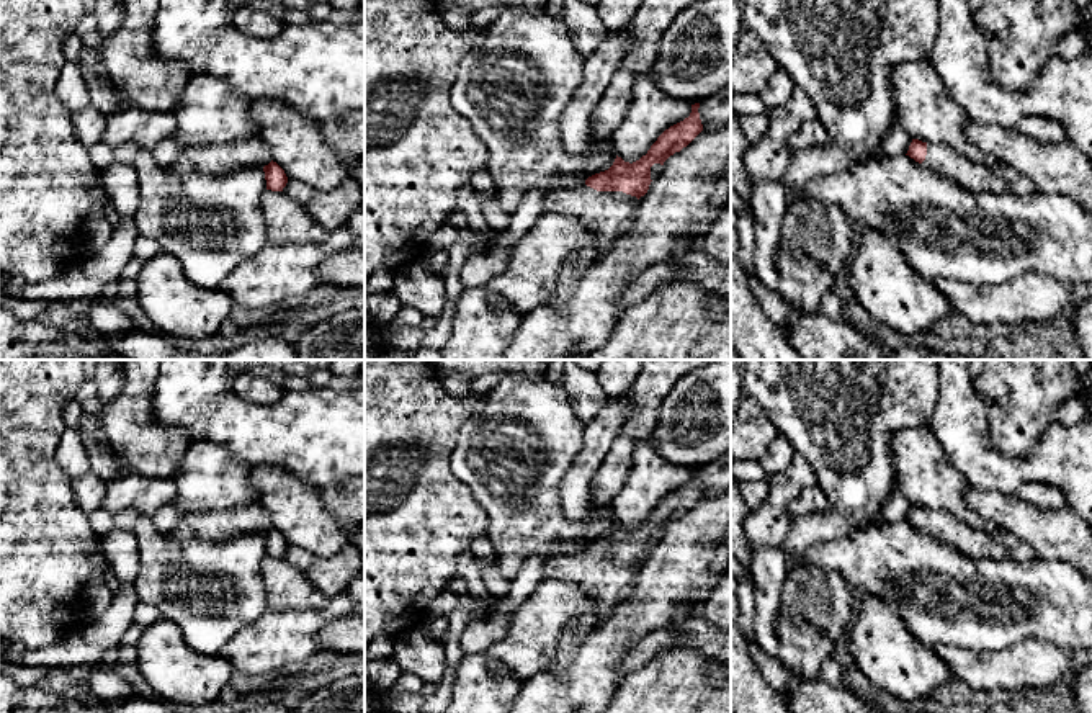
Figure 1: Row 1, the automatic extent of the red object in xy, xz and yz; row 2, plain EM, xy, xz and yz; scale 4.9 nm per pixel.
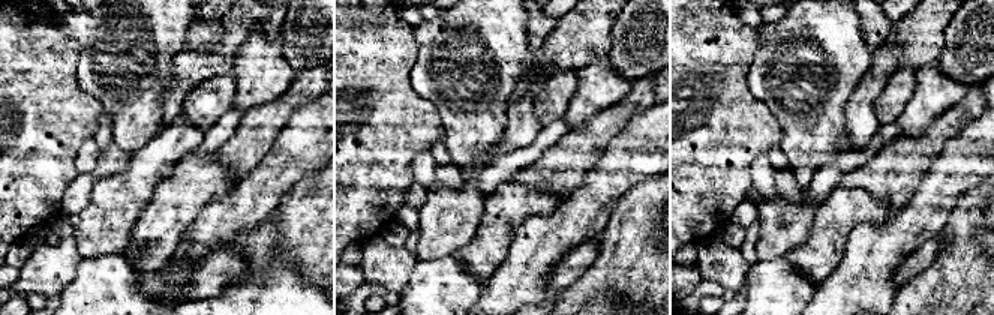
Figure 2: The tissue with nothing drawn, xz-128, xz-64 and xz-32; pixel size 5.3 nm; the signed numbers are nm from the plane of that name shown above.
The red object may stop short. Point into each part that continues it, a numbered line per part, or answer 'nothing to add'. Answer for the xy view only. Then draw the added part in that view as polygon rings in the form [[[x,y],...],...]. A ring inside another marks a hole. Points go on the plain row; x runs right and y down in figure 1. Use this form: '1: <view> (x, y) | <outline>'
1: xy (219, 525) | [[[255,500],[230,510],[185,515],[170,536],[180,541],[227,541],[242,535],[263,535],[271,527],[268,512]]]

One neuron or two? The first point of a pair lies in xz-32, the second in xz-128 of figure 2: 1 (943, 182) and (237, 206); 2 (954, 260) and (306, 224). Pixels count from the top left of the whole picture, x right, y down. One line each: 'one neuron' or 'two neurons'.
1: one neuron
2: one neuron

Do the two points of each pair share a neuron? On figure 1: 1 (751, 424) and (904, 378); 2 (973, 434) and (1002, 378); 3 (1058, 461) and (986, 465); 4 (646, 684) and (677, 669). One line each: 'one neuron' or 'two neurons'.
1: two neurons
2: two neurons
3: one neuron
4: one neuron

